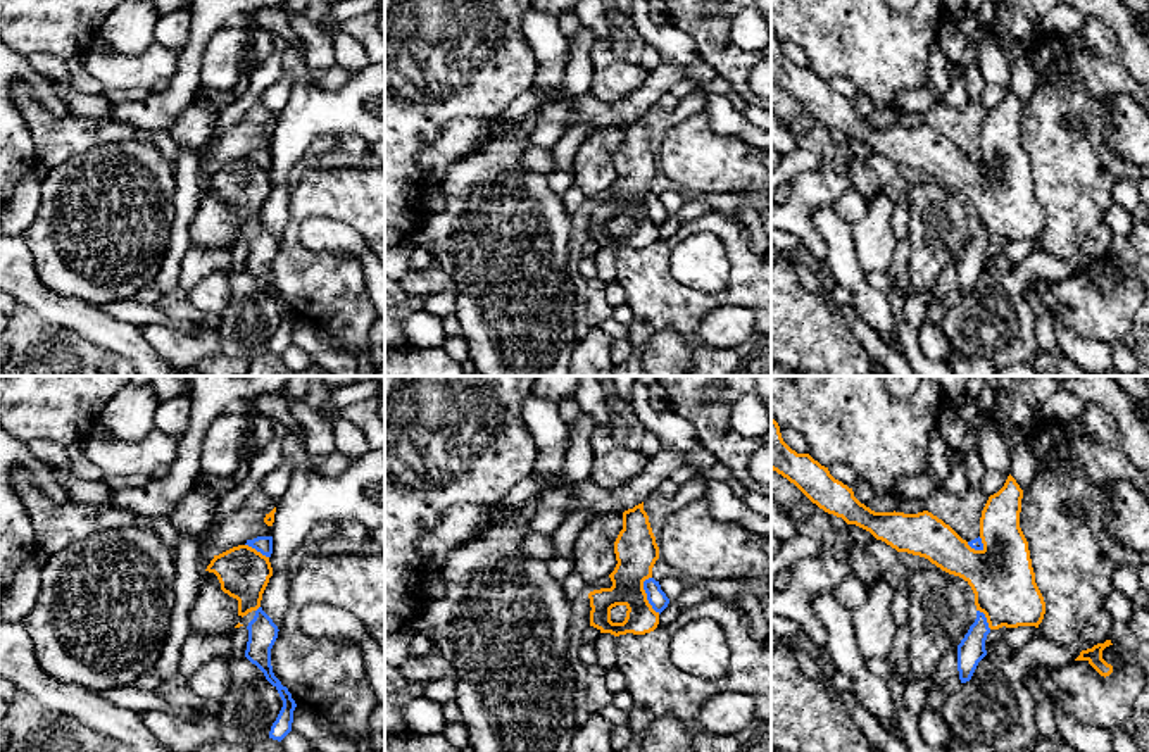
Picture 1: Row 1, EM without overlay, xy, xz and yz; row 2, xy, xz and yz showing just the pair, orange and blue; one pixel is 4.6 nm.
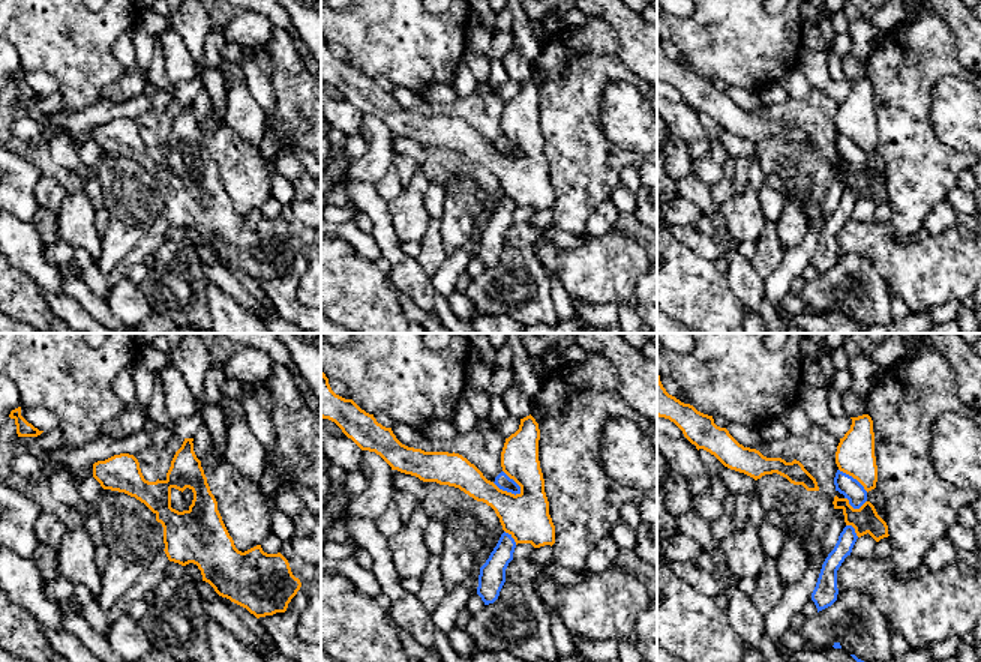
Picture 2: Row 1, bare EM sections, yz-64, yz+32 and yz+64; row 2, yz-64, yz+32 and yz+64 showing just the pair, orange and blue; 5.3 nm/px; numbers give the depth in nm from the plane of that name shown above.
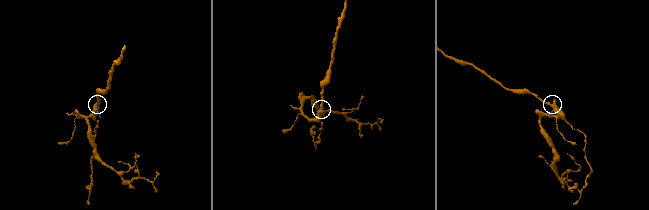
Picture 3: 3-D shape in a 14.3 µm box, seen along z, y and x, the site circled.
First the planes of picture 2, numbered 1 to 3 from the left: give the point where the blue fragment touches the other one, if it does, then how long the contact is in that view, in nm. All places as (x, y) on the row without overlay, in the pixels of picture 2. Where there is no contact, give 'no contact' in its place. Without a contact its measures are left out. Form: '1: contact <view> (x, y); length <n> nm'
1: no contact
2: contact yz+32 (506, 155); length 170 nm
3: contact yz+64 (854, 141); length 200 nm

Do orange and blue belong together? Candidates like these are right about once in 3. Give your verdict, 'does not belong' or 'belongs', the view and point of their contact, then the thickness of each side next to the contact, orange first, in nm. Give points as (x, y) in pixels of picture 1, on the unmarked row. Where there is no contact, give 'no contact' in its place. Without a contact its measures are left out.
does not belong; contact xz (646, 209); calibres 200 and 90 nm

